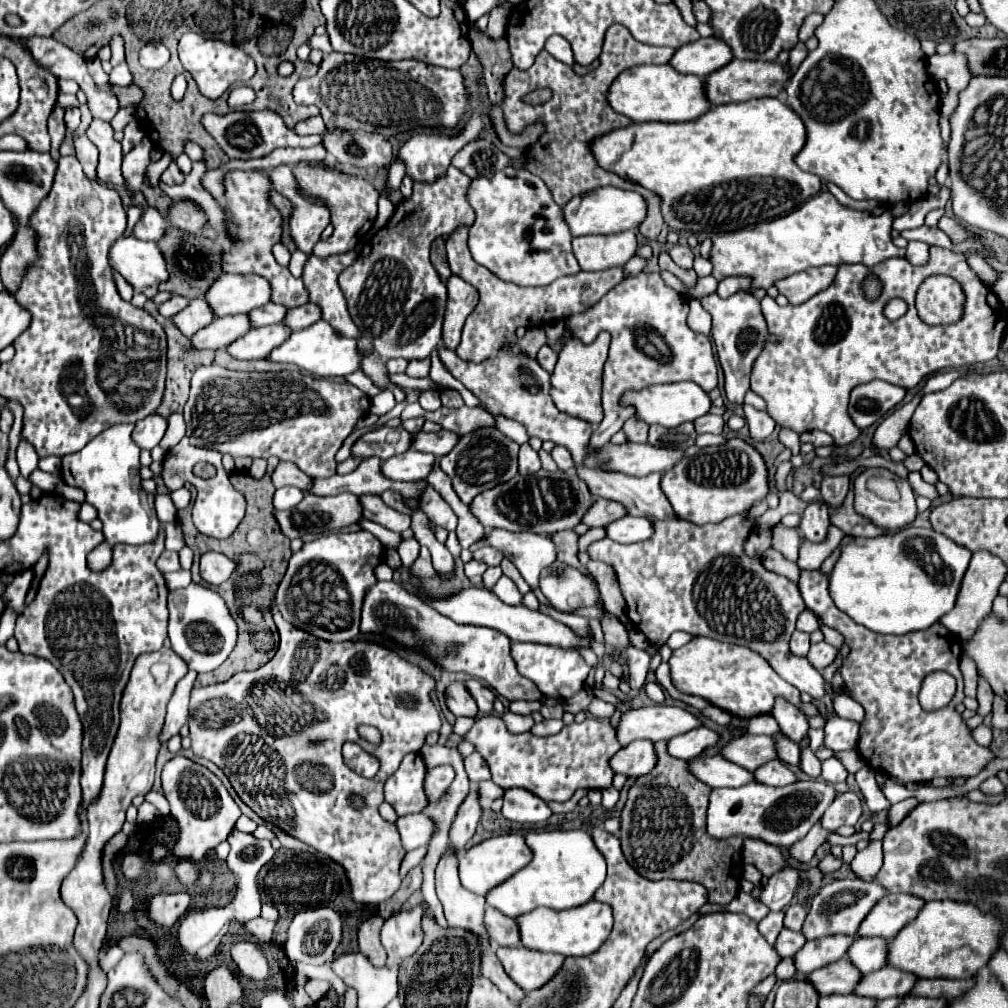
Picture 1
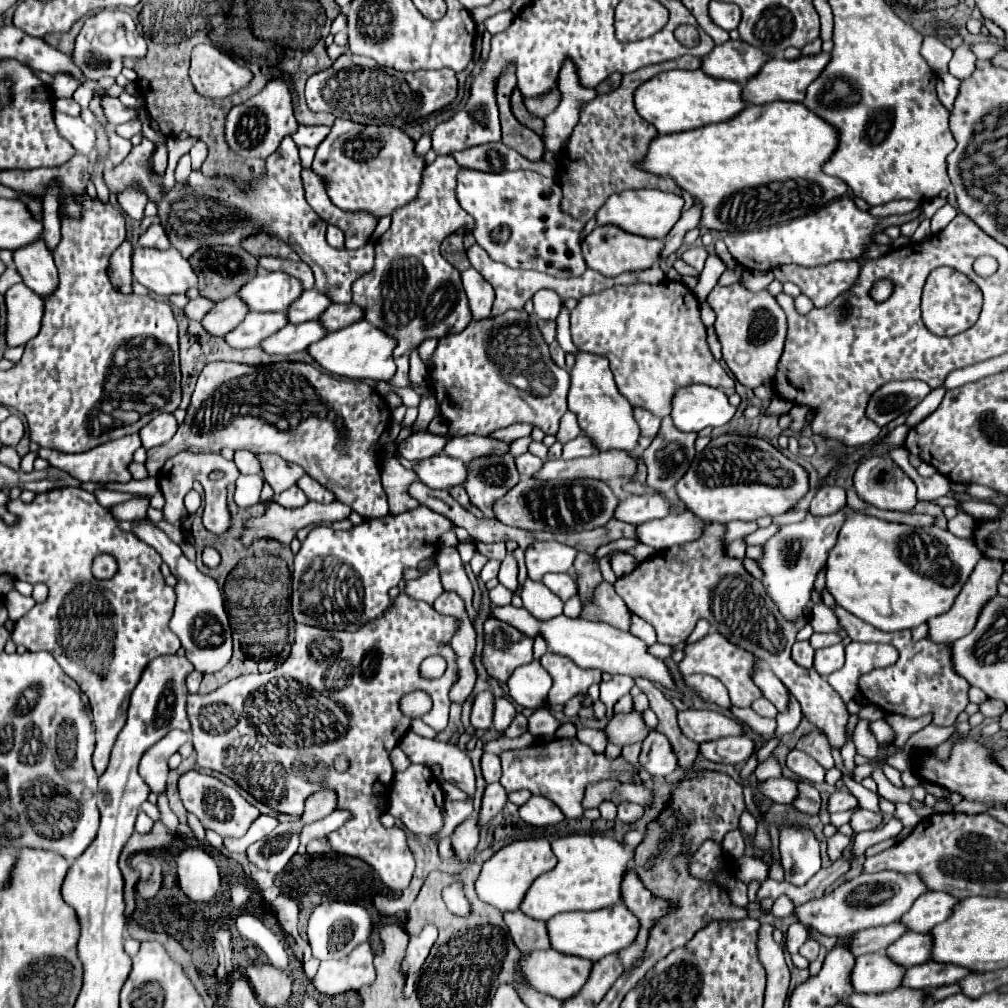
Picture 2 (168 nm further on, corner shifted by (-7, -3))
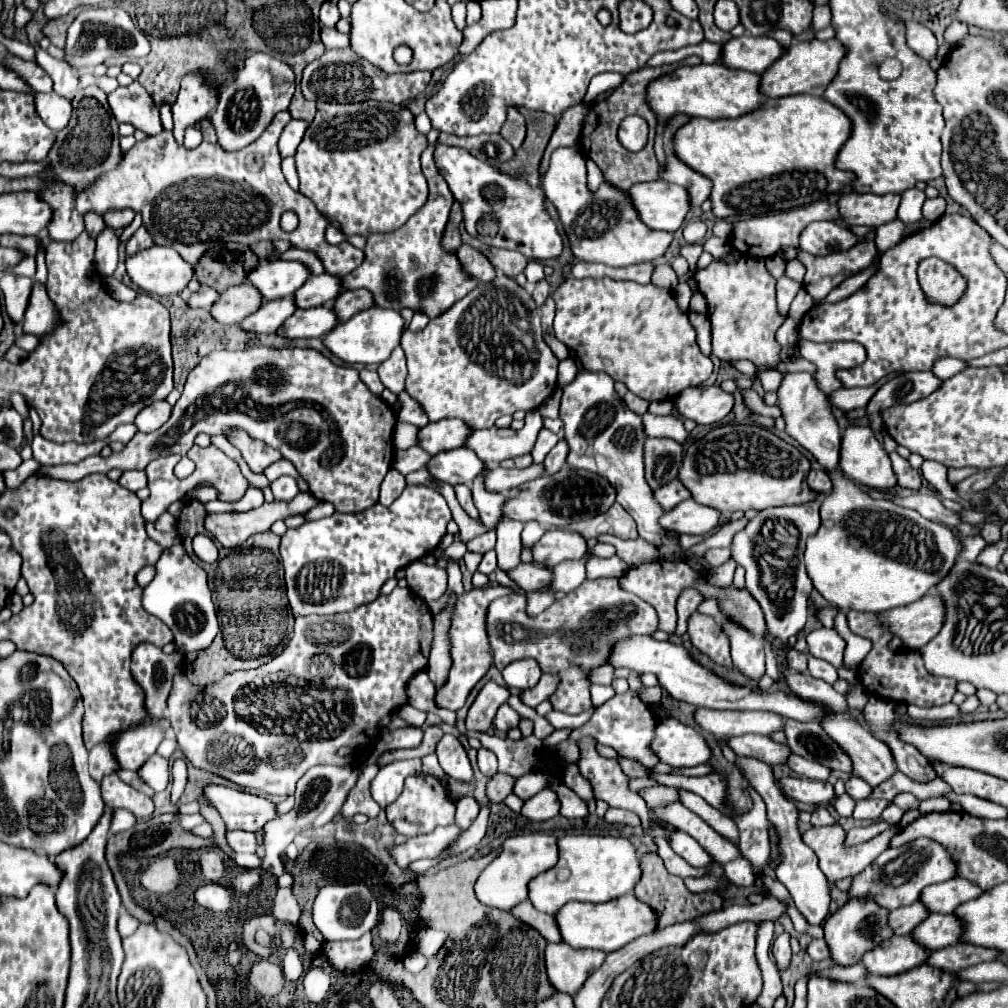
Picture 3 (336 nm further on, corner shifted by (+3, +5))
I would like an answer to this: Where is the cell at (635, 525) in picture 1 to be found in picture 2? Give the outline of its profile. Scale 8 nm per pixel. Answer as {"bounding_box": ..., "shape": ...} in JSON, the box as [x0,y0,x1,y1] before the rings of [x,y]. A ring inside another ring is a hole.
{"bounding_box":[636,512,704,550],"shape":[[[684,512],[684,514],[670,514],[658,520],[648,520],[646,524],[638,524],[636,528],[638,528],[636,540],[640,544],[664,550],[676,544],[696,540],[704,528],[704,522],[698,520],[692,512]]]}

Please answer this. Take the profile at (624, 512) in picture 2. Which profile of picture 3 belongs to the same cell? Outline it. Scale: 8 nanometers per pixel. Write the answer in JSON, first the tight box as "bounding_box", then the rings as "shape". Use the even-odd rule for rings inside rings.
{"bounding_box":[656,478,692,510],"shape":[[[676,478],[676,480],[672,480],[672,482],[668,482],[668,484],[664,484],[664,486],[658,488],[658,498],[656,500],[662,504],[664,510],[670,510],[672,506],[676,506],[676,504],[688,500],[688,498],[692,498],[692,494]]]}

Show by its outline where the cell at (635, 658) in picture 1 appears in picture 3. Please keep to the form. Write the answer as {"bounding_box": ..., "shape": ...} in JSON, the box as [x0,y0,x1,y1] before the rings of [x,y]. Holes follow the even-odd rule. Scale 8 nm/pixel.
{"bounding_box":[570,692,660,770],"shape":[[[626,692],[626,694],[616,694],[614,698],[610,698],[608,702],[604,702],[602,706],[596,708],[594,716],[590,718],[588,724],[584,724],[582,728],[576,728],[570,732],[570,738],[574,742],[582,740],[584,736],[592,736],[598,744],[604,746],[612,746],[618,756],[622,758],[630,758],[630,760],[638,760],[644,766],[650,766],[648,770],[652,770],[652,766],[660,764],[658,756],[652,752],[652,740],[654,740],[654,728],[656,728],[656,716],[652,712],[650,706],[646,706],[636,692]]]}

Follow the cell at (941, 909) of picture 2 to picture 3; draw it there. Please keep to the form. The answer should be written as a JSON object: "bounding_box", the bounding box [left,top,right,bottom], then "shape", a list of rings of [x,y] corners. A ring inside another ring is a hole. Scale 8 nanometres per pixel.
{"bounding_box":[922,878,982,912],"shape":[[[952,878],[948,882],[940,882],[936,886],[928,886],[922,892],[922,902],[930,908],[930,912],[954,912],[960,904],[974,900],[982,894],[980,886],[972,884],[964,878]]]}

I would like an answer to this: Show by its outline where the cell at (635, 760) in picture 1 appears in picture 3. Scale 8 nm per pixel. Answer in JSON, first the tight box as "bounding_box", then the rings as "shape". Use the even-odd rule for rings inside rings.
{"bounding_box":[652,718,712,768],"shape":[[[676,718],[662,720],[656,726],[656,740],[652,742],[652,748],[664,764],[674,768],[706,764],[712,756],[702,732]]]}

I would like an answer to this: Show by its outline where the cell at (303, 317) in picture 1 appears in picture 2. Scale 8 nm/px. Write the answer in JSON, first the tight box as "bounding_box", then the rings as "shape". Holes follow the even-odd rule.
{"bounding_box":[318,304,364,332],"shape":[[[330,304],[330,308],[326,312],[322,312],[322,318],[318,318],[322,322],[322,326],[330,332],[330,330],[340,330],[348,324],[358,322],[364,316],[364,312],[354,306],[354,304]]]}

